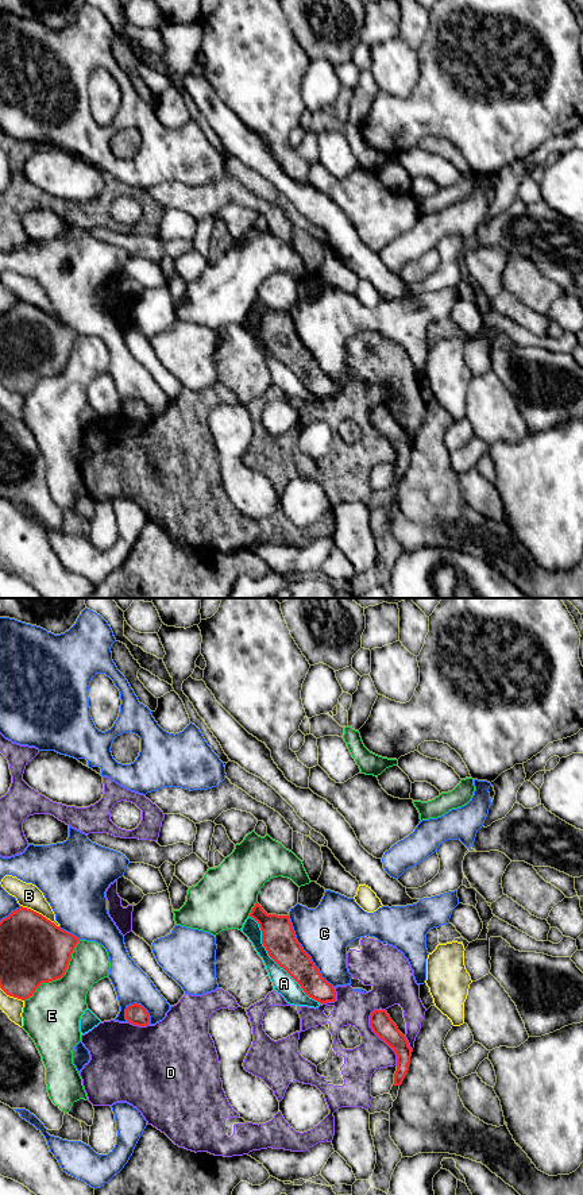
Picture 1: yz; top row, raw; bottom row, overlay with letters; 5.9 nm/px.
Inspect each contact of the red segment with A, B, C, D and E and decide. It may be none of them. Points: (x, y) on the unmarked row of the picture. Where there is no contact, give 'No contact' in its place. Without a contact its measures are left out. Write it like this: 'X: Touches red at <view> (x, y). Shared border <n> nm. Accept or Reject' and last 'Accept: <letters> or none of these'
A: Touches red at yz (274, 355). Shared border 650 nm. Reject
B: Touches red at yz (38, 308). Shared border 260 nm. Reject
C: Touches red at yz (305, 347). Shared border 500 nm. Reject
D: Touches red at yz (379, 432). Shared border 360 nm. Reject
E: Touches red at yz (61, 372). Shared border 500 nm. Reject
Accept: none of these

